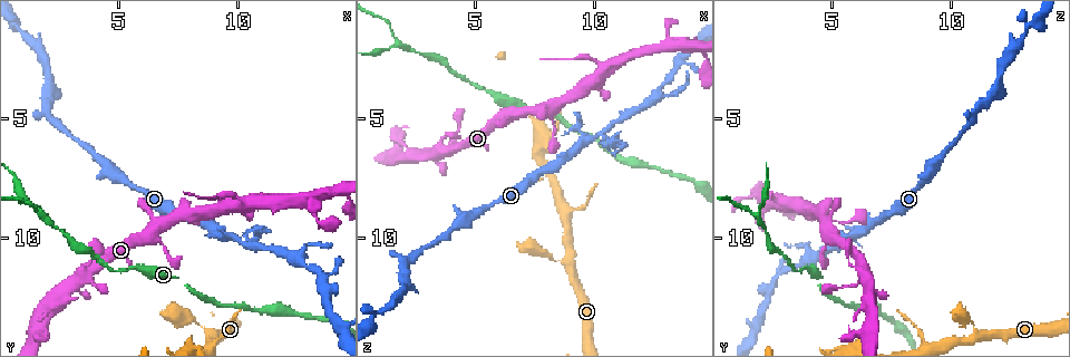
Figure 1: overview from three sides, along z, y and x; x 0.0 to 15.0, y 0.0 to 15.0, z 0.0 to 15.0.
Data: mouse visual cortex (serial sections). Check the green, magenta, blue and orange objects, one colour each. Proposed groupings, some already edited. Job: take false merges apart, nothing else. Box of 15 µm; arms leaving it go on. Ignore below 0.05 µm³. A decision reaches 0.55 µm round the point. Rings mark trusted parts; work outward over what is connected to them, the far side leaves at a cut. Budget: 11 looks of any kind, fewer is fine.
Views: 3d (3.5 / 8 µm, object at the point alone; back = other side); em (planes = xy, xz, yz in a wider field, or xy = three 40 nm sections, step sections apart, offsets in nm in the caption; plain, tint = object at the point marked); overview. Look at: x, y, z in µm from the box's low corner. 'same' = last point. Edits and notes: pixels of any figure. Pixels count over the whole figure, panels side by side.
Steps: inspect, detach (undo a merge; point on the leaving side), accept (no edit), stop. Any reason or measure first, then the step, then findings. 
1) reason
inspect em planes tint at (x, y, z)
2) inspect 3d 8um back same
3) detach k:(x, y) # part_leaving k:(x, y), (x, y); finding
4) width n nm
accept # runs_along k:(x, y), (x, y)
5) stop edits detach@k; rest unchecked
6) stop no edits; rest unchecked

three arms meet
inspect 3d 3.5um at (10.4, 8.5, 2.8)

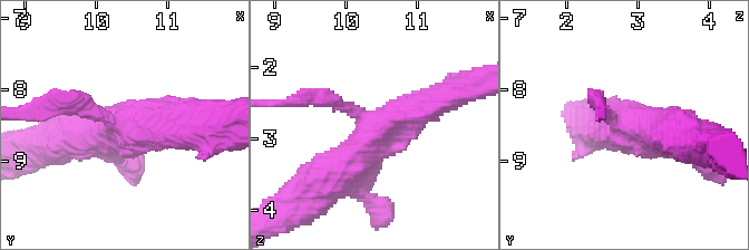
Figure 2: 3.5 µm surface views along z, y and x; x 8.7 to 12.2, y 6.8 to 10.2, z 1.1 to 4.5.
arms 3; arm_widths 200, 450, 600 nm; now the EM
inspect em xy step 5 tint at (10.45, 8.60, 2.95)

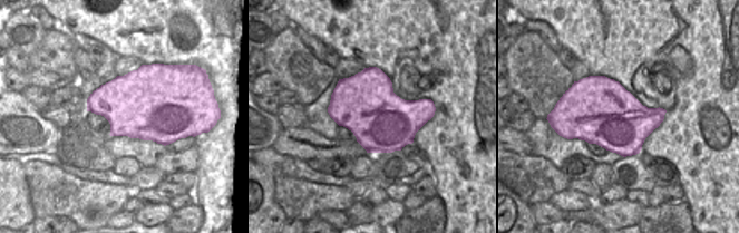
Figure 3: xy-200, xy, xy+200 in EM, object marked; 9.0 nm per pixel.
inspect em planes tint same

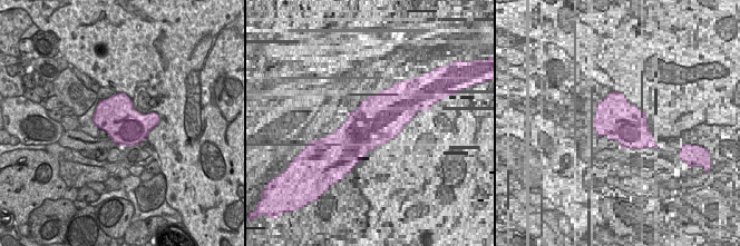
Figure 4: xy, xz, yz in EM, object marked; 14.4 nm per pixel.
accept # runs_along 2:(322, 183), (387, 123), (446, 95); continuous, no second cell

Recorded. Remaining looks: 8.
two arms in line, one across
inspect 3d 8um at (10.3, 10.2, 5.6)

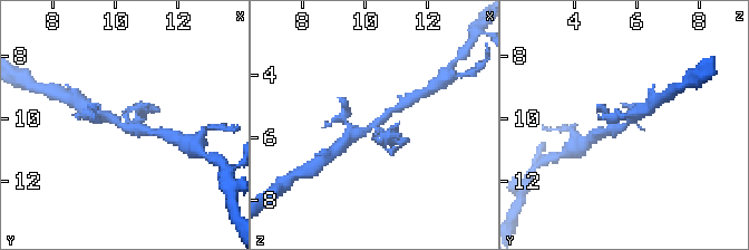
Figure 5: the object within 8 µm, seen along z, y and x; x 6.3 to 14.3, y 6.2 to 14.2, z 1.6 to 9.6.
inspect 3d 3.5um back at (10.3, 10.2, 5.7)

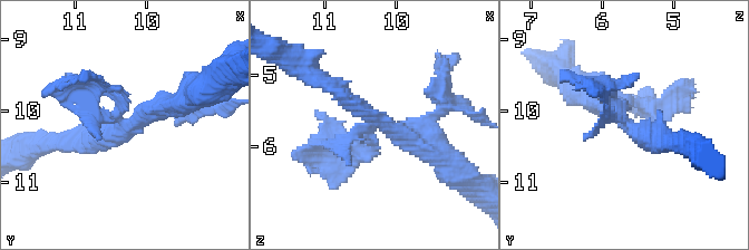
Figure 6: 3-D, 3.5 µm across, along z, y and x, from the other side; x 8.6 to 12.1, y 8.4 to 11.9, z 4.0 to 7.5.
inspect em xy step 2 tint at (10.30, 10.25, 5.60)

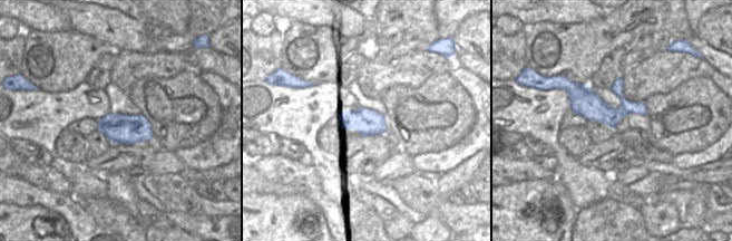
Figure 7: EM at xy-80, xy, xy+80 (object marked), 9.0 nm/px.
accept # runs_along 6:(433, 153), (317, 79); all the same cell

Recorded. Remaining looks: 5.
inspect 3d 3.5um at (13.5, 11.4, 3.0)

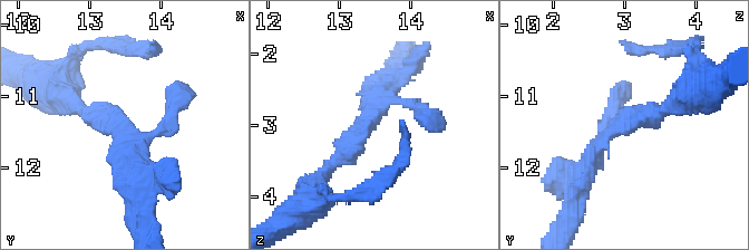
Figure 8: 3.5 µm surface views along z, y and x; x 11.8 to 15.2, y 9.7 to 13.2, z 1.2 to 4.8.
now the EM
inspect em xy step 3 tint at (13.45, 11.40, 2.95)

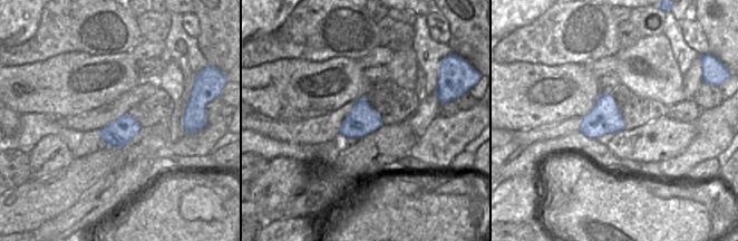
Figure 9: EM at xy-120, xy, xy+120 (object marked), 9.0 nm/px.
width 280 nm
accept # runs_along 8:(673, 104), (611, 132), (582, 180); one cell here

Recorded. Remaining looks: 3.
narrows sharply
inspect 3d 3.5um at (8.9, 14.1, 11.1)

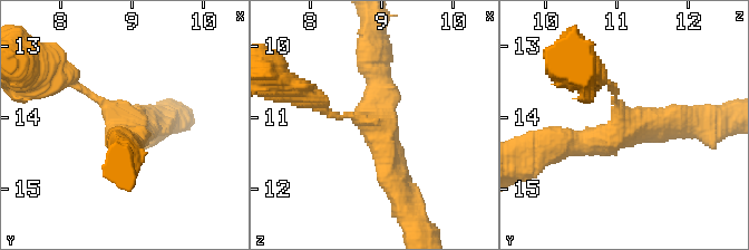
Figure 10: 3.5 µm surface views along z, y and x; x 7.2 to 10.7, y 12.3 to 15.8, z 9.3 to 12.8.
arms 3; arm_widths 100, 350, 350 nm; now the EM
inspect em planes tint at (8.95, 14.15, 11.10)

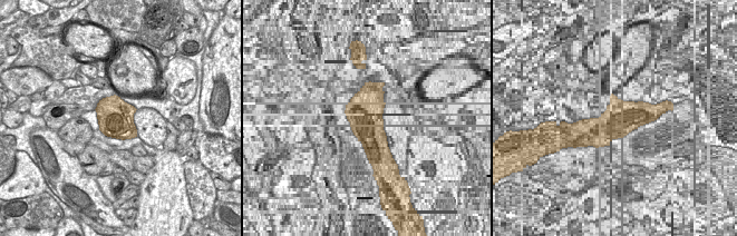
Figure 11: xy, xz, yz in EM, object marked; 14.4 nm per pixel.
accept # runs_along 10:(692, 121), (553, 147); all the same cell

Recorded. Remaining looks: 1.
stop no edits; rest unchecked

